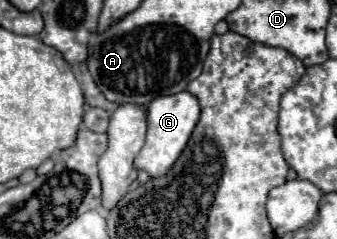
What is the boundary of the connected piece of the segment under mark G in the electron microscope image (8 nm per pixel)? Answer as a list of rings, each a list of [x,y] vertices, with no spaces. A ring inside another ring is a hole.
[[[180,91],[174,95],[158,97],[150,101],[144,109],[146,109],[146,119],[148,119],[148,135],[146,135],[146,143],[142,151],[138,153],[134,165],[138,169],[144,169],[150,177],[164,175],[174,165],[174,161],[178,159],[178,155],[182,153],[182,149],[188,143],[198,123],[198,117],[200,117],[200,103],[190,91]]]

